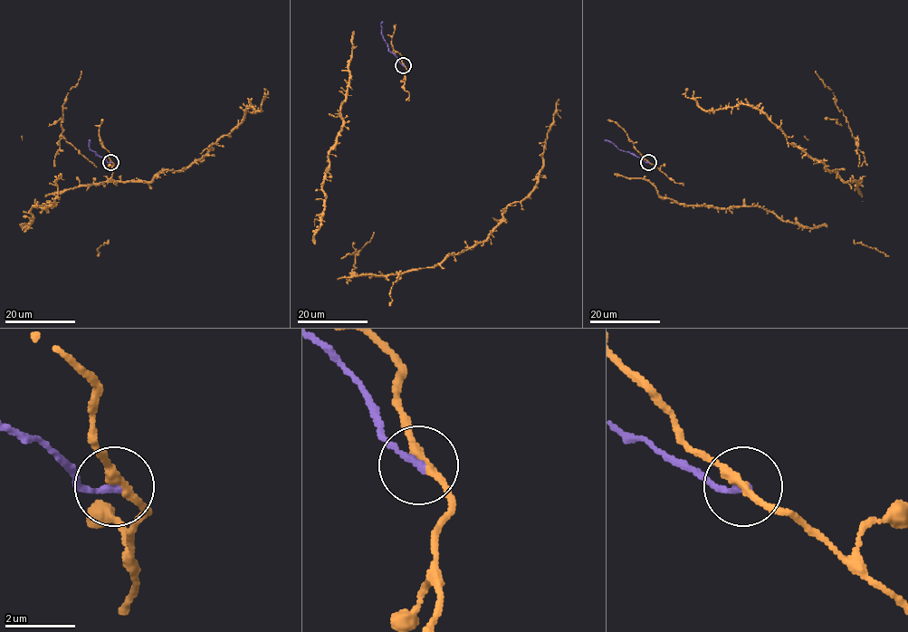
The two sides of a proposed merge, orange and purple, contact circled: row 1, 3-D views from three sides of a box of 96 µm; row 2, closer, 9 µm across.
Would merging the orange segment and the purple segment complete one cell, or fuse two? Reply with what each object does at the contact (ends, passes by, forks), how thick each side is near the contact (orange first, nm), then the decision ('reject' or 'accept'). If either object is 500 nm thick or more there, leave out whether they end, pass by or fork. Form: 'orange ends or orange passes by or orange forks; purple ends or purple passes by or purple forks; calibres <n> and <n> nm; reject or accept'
orange passes by; purple ends; calibres 240 and 200 nm; reject

